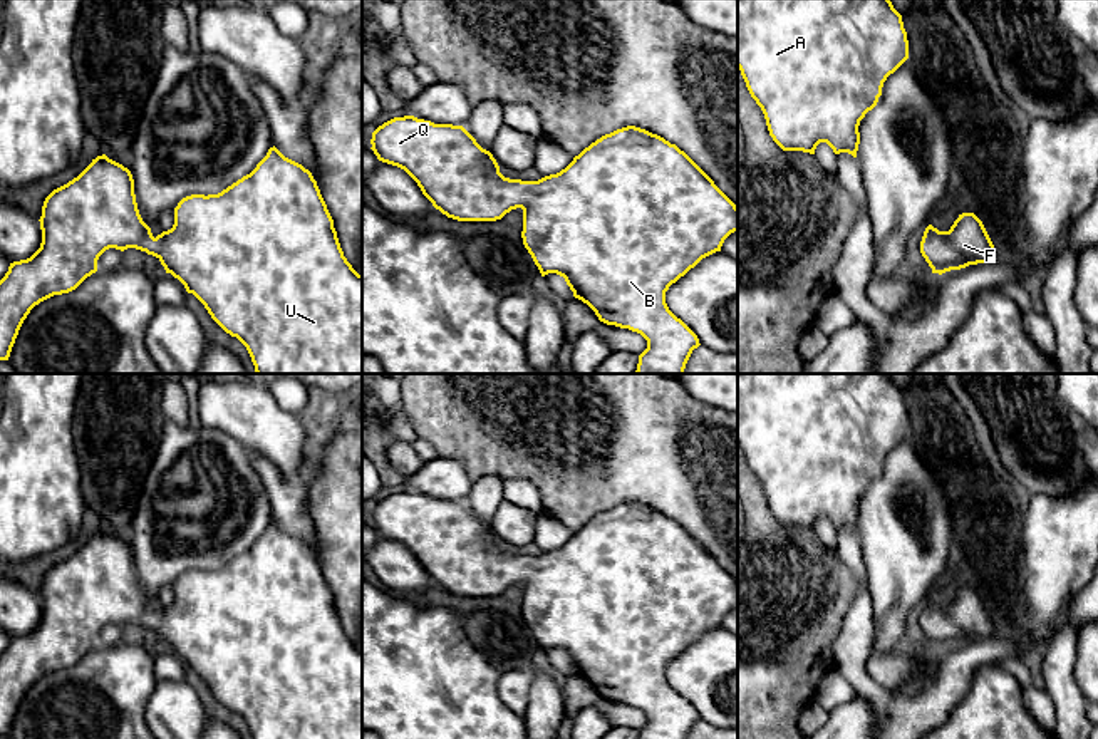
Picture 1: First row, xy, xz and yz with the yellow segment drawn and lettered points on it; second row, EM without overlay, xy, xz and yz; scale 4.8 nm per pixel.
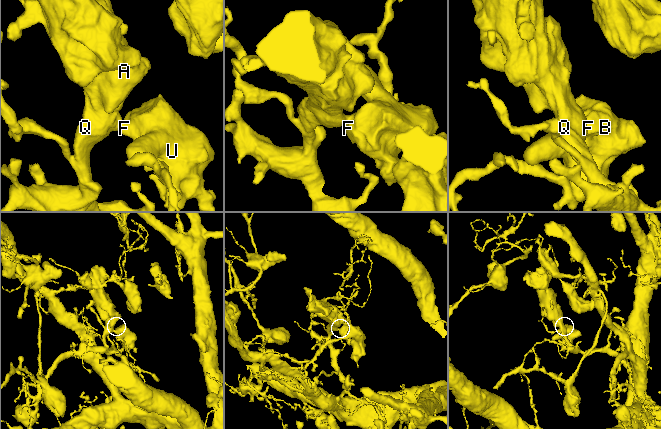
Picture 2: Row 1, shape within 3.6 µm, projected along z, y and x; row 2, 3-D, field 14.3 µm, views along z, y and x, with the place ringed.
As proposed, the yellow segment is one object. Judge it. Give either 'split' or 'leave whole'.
leave whole

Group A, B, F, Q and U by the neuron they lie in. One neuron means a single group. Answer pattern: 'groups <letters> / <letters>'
groups A B F Q U

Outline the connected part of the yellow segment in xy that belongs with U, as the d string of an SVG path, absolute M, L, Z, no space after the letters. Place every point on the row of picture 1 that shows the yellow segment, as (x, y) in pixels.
M275 146L268 149L267 156L250 174L243 176L221 193L208 196L191 194L183 198L174 208L173 228L163 231L156 238L139 214L131 171L109 159L106 154L92 159L92 163L77 178L54 189L44 201L39 221L42 230L40 248L30 258L10 263L8 271L0 280L0 360L8 360L18 330L35 305L54 295L75 290L87 276L97 271L97 260L106 250L116 248L124 251L127 248L136 248L156 256L166 273L178 278L184 285L186 292L193 293L205 305L211 318L226 333L236 337L246 347L256 374L362 374L362 275L359 275L344 256L334 228L334 220L312 173L302 164L285 158Z

